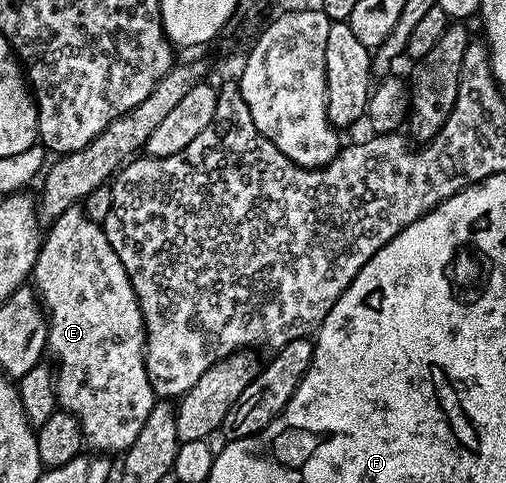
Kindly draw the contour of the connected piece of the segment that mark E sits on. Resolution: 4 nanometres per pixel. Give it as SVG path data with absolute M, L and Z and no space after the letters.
M82 206L69 208L57 219L50 222L39 246L39 253L37 254L37 262L35 263L35 271L33 273L33 287L41 301L41 307L47 318L47 352L50 355L55 355L55 360L59 363L59 369L56 367L53 372L55 377L55 398L58 407L64 412L73 413L79 419L84 441L90 447L92 444L96 448L92 448L96 453L116 452L116 454L122 454L126 452L129 446L133 446L133 442L137 442L137 434L141 434L141 426L145 426L145 418L149 418L149 410L153 410L153 406L157 402L155 391L149 382L149 374L147 373L145 358L143 357L147 343L147 331L143 328L141 306L139 305L137 294L129 282L129 274L125 270L125 266L121 266L121 258L117 258L117 254L107 237L104 225L89 219L87 211Z

